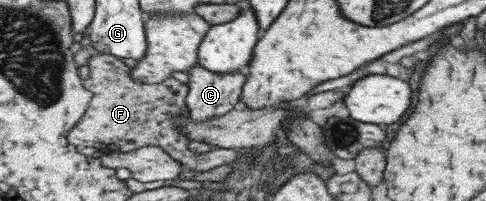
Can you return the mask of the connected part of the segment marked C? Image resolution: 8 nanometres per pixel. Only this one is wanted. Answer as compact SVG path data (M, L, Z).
M194 64L188 72L185 105L192 122L204 122L222 116L239 106L239 94L244 84L244 72L212 74Z

